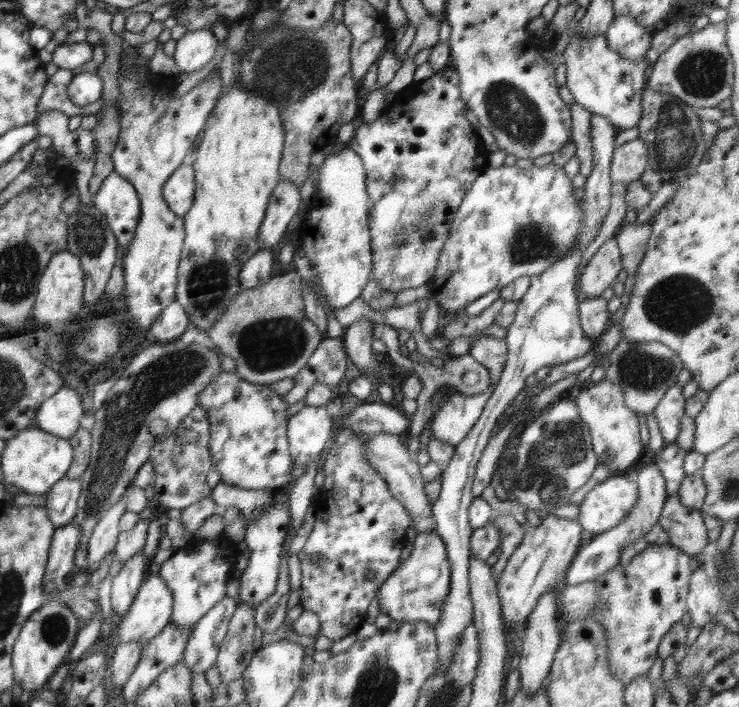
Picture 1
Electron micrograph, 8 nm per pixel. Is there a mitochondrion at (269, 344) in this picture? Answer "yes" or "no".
yes

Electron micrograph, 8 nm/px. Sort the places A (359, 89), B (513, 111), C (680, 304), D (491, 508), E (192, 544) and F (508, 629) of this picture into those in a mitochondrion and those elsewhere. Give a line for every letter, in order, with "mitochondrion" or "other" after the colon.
A: other
B: mitochondrion
C: mitochondrion
D: other
E: other
F: other

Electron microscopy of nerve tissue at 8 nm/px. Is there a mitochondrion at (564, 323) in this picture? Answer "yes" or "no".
no

